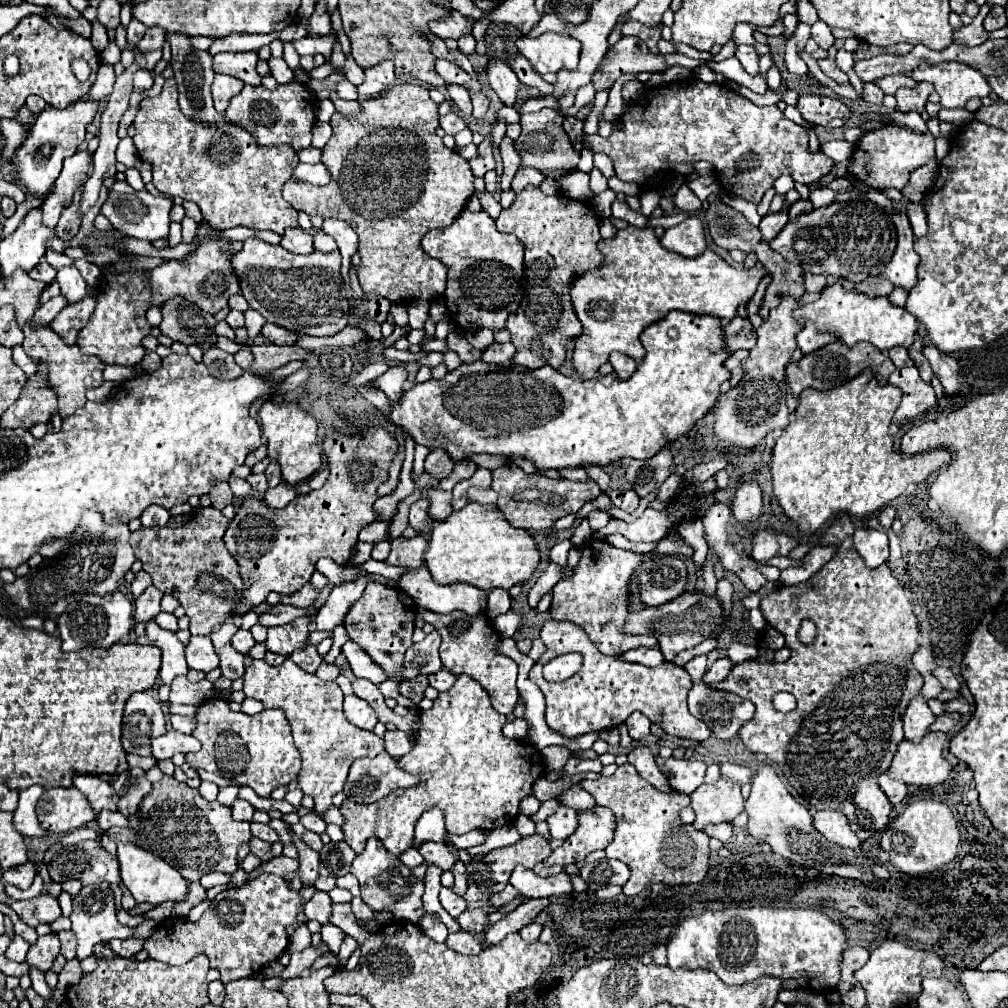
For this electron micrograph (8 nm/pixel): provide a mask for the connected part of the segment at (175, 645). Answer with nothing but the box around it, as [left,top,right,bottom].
[146,620,188,684]

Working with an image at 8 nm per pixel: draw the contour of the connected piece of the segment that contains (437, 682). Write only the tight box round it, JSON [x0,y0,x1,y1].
[428,668,456,692]

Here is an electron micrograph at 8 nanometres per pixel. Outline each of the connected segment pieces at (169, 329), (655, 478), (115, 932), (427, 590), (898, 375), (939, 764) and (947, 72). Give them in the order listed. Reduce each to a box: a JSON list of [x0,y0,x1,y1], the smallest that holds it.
[[160,298,218,350],[626,448,674,498],[70,886,158,960],[398,566,486,616],[890,366,936,422],[888,732,952,786],[910,62,990,108]]

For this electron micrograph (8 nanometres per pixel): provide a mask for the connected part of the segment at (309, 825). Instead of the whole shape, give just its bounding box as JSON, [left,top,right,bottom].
[300,812,326,834]

